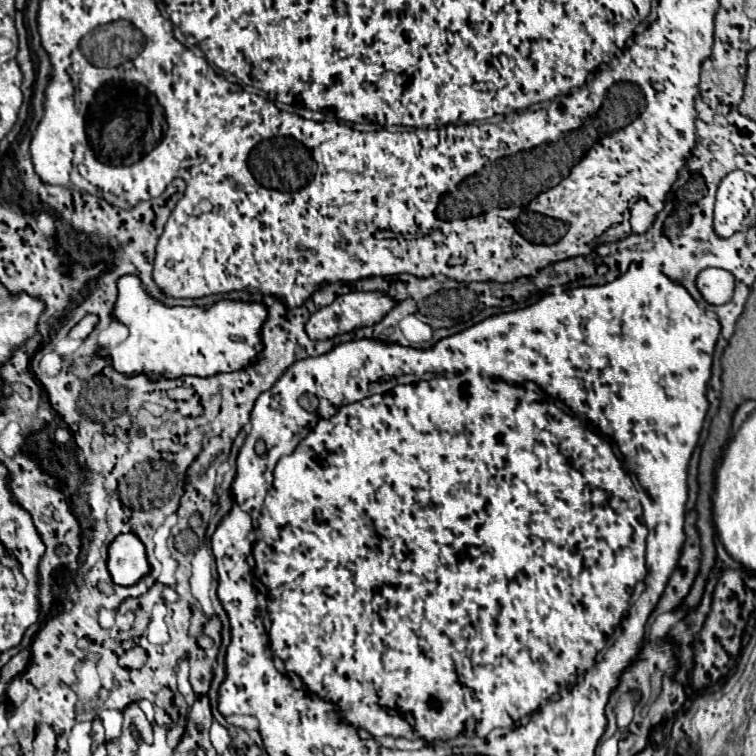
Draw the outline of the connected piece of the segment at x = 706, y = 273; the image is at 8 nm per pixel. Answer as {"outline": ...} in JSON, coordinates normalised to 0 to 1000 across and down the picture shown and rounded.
{"outline":[[[931,354],[921,368],[921,381],[934,402],[952,405],[968,394],[971,365],[955,354]]]}

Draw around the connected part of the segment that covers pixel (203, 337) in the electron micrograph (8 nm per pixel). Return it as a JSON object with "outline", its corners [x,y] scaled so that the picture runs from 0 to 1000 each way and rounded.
{"outline":[[[161,365],[156,370],[156,397],[151,405],[151,421],[172,431],[172,444],[153,460],[135,460],[135,471],[148,471],[151,487],[164,495],[196,495],[201,503],[209,500],[235,500],[235,497],[283,497],[288,492],[310,492],[331,481],[336,471],[347,463],[344,452],[344,431],[352,423],[352,405],[339,399],[310,399],[294,397],[283,402],[278,410],[267,410],[262,405],[230,405],[222,407],[204,394],[193,392],[185,370],[180,365]]]}

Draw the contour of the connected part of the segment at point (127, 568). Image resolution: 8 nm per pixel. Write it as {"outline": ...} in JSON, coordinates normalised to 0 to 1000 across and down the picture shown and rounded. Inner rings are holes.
{"outline":[[[159,706],[143,728],[143,754],[159,775],[175,775],[198,759],[193,725],[180,706]]]}

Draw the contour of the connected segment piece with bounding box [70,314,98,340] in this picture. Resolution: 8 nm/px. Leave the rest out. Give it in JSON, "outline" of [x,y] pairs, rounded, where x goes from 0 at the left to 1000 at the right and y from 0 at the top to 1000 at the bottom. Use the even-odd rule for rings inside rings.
{"outline":[[[116,415],[114,421],[108,421],[93,439],[93,447],[103,447],[103,450],[111,450],[130,429],[130,418],[127,415]]]}

